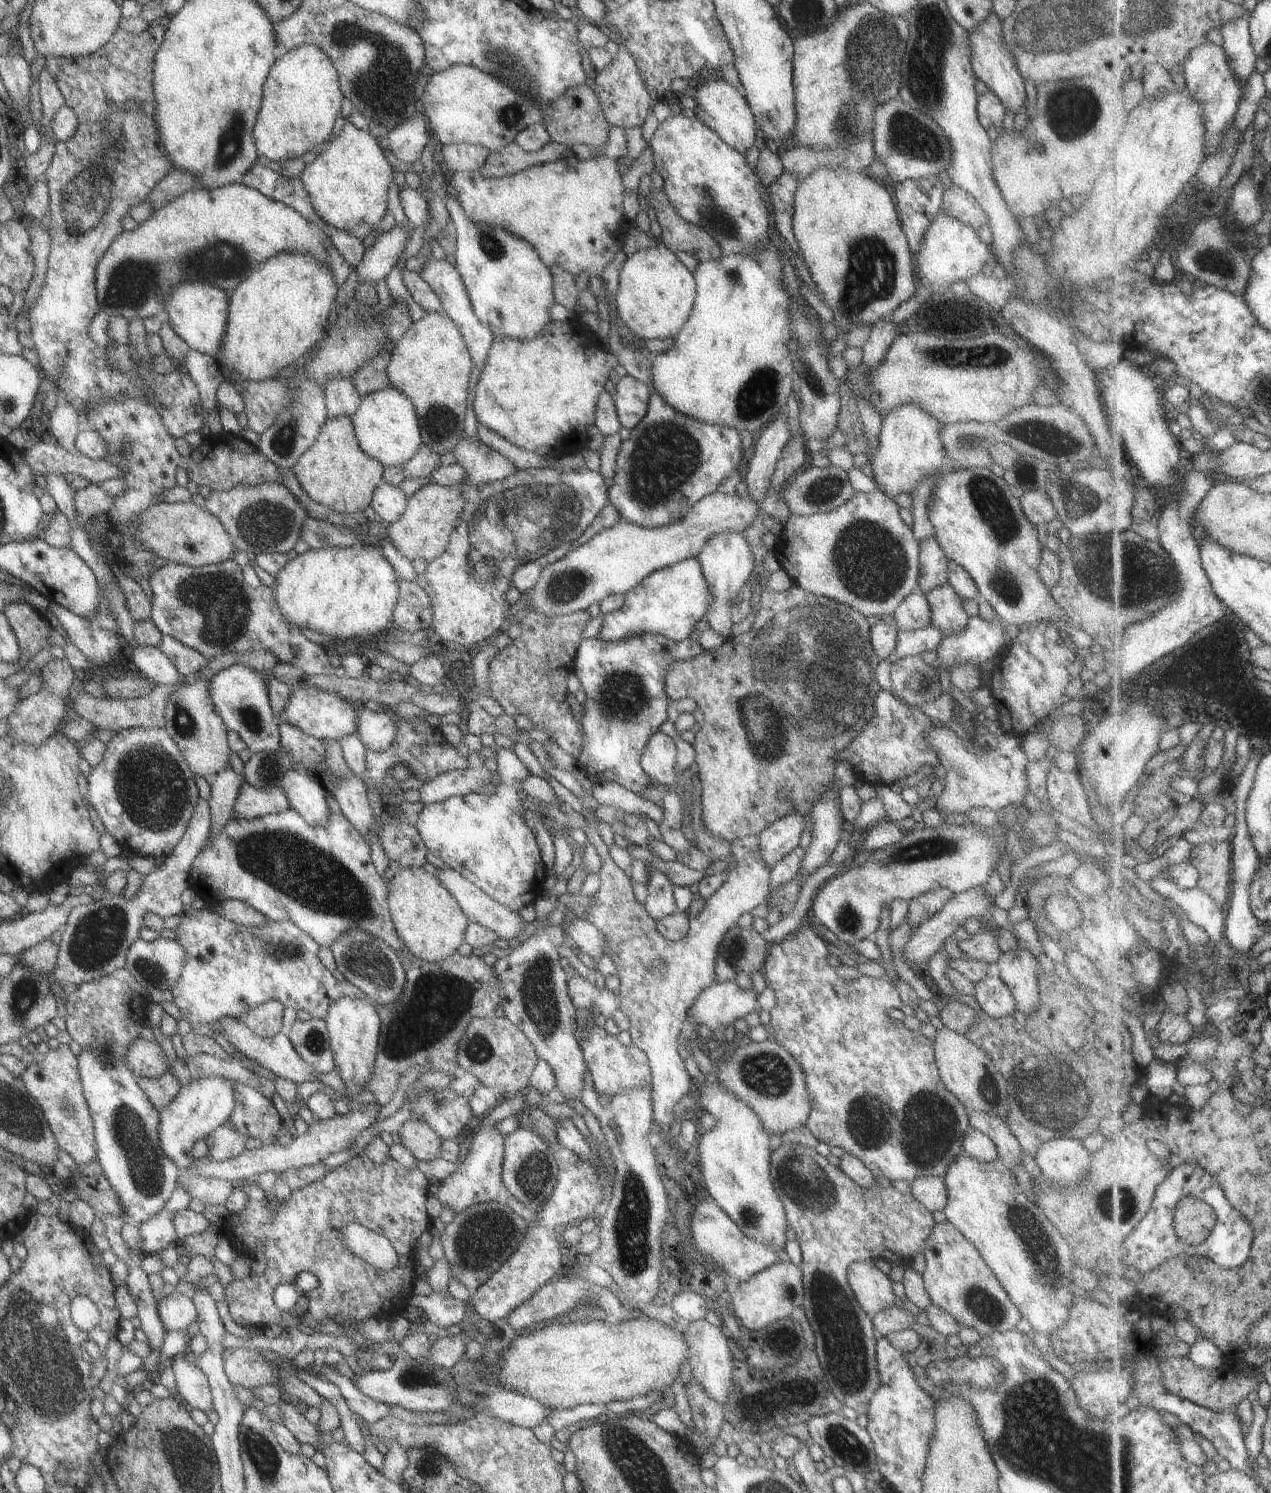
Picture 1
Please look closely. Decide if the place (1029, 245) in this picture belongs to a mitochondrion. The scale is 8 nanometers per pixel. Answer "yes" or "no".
no

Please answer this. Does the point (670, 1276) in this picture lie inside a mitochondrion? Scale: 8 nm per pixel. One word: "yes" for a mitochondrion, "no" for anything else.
no

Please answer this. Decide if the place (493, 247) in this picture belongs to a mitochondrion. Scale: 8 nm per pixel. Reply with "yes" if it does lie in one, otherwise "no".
yes

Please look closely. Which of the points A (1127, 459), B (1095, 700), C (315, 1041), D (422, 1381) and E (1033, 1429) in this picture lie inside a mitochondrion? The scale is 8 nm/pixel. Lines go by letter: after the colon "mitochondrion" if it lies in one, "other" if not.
A: other
B: other
C: mitochondrion
D: mitochondrion
E: mitochondrion

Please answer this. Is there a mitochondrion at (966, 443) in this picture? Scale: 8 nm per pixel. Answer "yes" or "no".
yes

